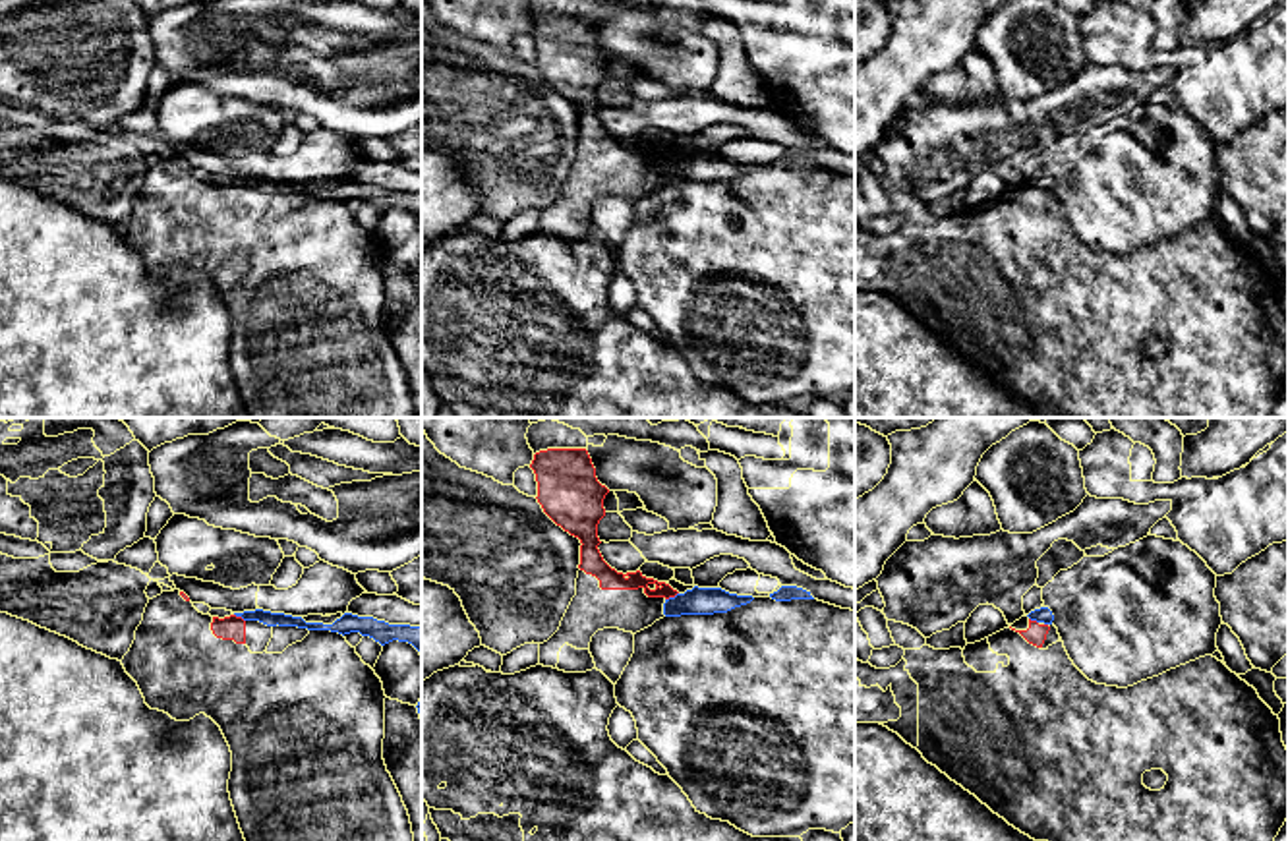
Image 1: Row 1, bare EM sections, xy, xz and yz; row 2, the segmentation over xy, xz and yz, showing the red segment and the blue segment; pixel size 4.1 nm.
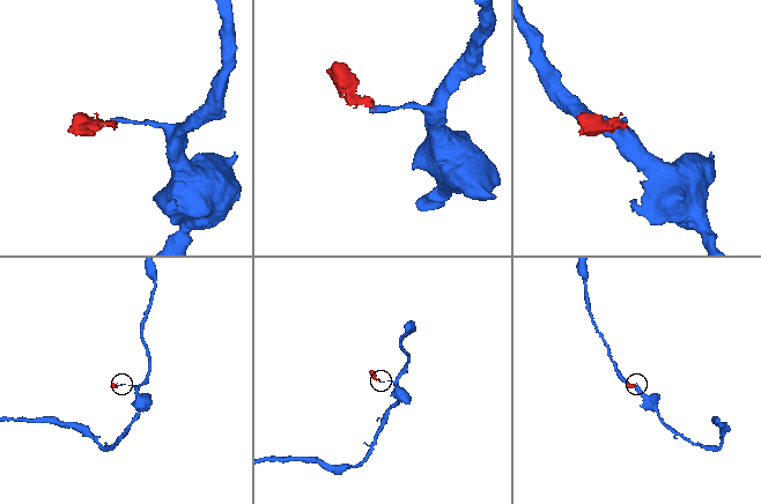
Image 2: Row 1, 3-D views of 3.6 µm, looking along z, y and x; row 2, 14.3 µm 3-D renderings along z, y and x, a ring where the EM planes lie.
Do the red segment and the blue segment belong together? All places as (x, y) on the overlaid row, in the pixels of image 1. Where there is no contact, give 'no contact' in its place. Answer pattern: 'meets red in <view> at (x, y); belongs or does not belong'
meets red in xz at (672, 596); does not belong

